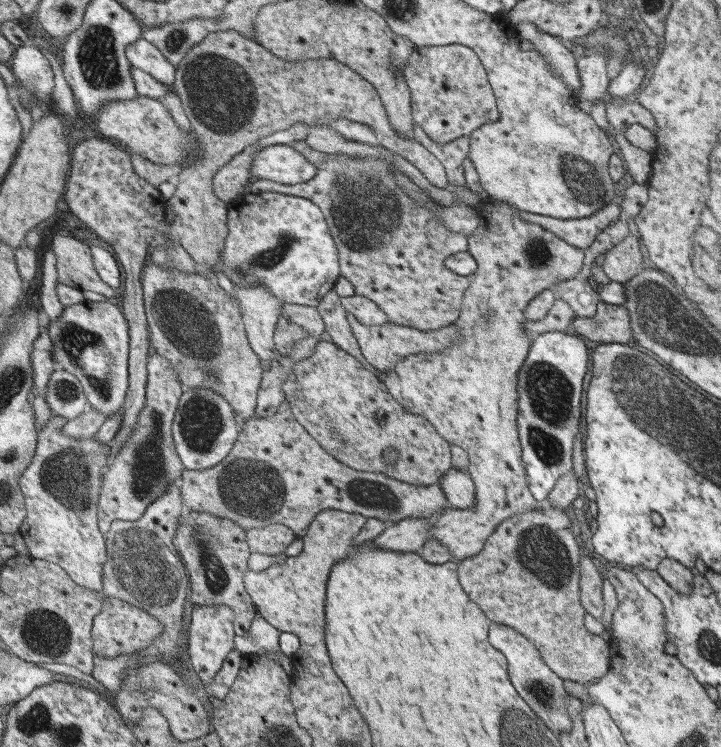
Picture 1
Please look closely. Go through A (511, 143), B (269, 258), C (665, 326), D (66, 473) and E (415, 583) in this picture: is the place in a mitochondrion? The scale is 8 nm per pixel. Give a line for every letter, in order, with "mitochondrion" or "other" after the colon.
A: other
B: mitochondrion
C: mitochondrion
D: mitochondrion
E: other

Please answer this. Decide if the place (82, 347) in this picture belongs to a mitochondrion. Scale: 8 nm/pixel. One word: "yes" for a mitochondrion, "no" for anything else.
yes

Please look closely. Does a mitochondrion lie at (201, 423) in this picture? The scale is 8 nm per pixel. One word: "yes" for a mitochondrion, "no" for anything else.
yes

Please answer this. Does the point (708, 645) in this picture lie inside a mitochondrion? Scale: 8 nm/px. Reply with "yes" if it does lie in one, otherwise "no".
yes

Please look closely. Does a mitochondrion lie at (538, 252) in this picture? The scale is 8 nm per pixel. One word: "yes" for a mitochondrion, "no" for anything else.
yes

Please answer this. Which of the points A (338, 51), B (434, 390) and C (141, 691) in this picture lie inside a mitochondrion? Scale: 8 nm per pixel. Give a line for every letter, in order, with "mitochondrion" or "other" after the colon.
A: other
B: other
C: mitochondrion

